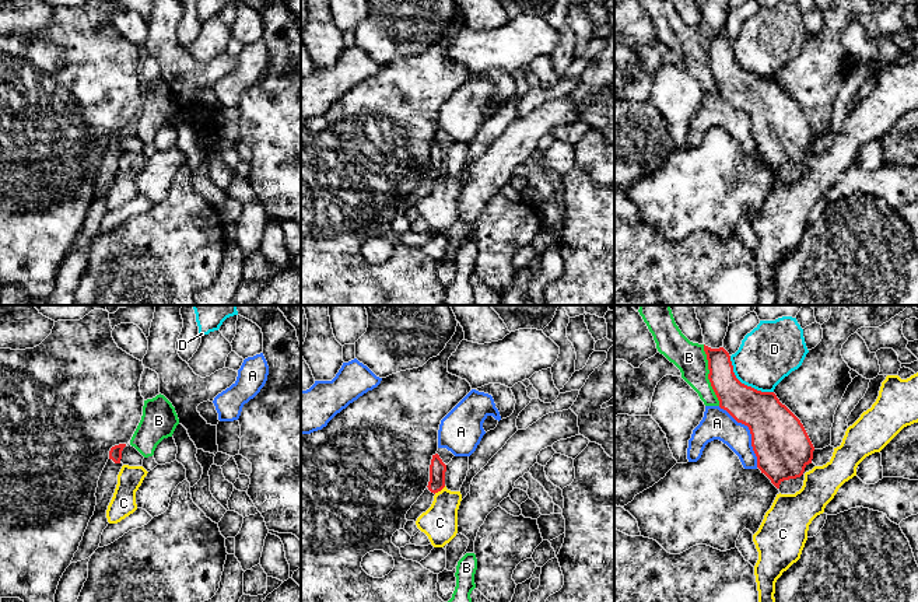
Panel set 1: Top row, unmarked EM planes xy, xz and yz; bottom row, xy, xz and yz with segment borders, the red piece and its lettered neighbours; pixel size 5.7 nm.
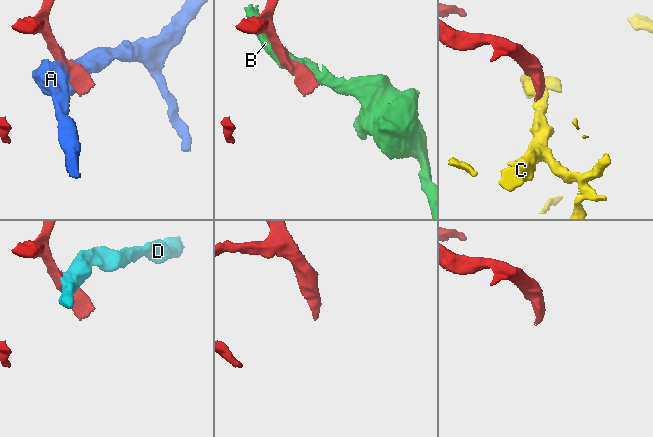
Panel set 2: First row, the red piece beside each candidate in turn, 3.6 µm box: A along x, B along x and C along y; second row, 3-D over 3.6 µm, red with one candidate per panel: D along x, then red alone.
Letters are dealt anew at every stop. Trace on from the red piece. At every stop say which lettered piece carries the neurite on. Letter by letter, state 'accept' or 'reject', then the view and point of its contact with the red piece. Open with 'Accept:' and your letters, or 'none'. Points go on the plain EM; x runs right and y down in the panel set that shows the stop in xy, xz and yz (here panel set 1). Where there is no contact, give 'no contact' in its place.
Accept: none
A: reject; meets red in yz at (750, 119)
B: reject; meets red in yz at (708, 62)
C: reject; meets red in xz at (440, 177)
D: reject; meets red in yz at (743, 70)

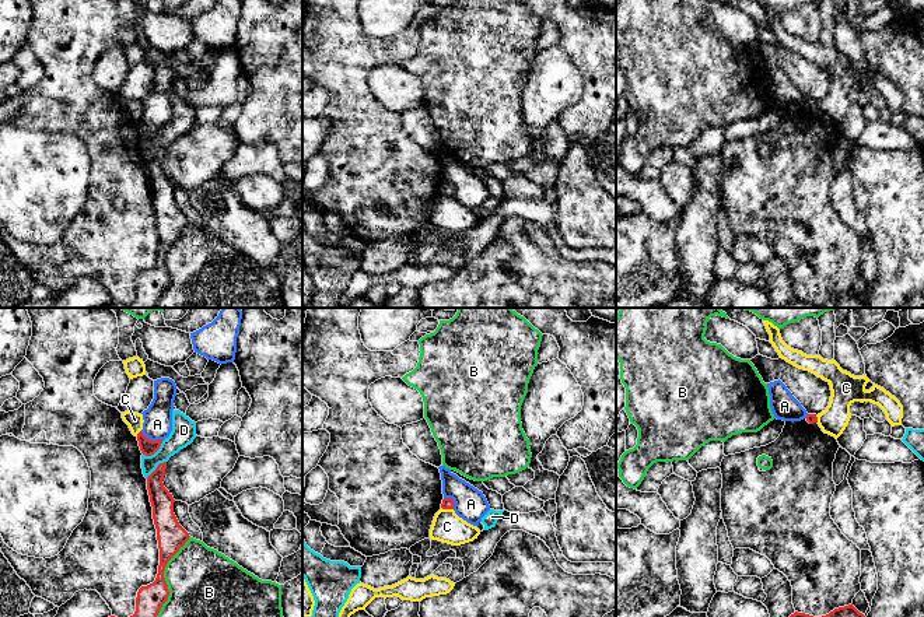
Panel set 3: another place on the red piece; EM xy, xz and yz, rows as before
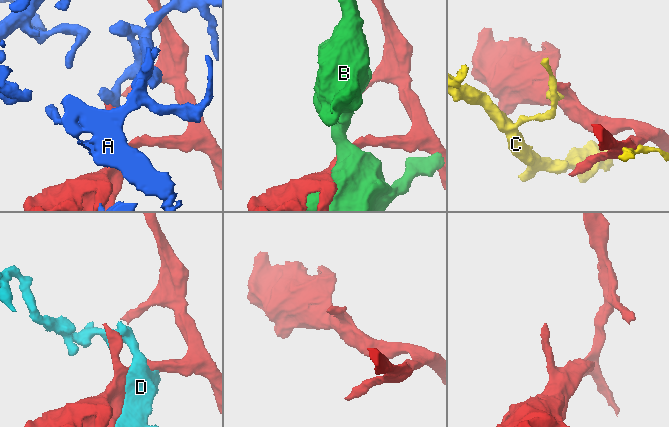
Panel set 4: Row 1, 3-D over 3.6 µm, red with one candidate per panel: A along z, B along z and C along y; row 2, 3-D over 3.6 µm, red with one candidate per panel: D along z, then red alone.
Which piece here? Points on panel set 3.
Accept: none
A: reject; meets red in xy at (150, 126)
B: reject; meets red in xy at (164, 265)
C: reject; meets red in xz at (447, 195)
D: reject; meets red in xy at (154, 139)

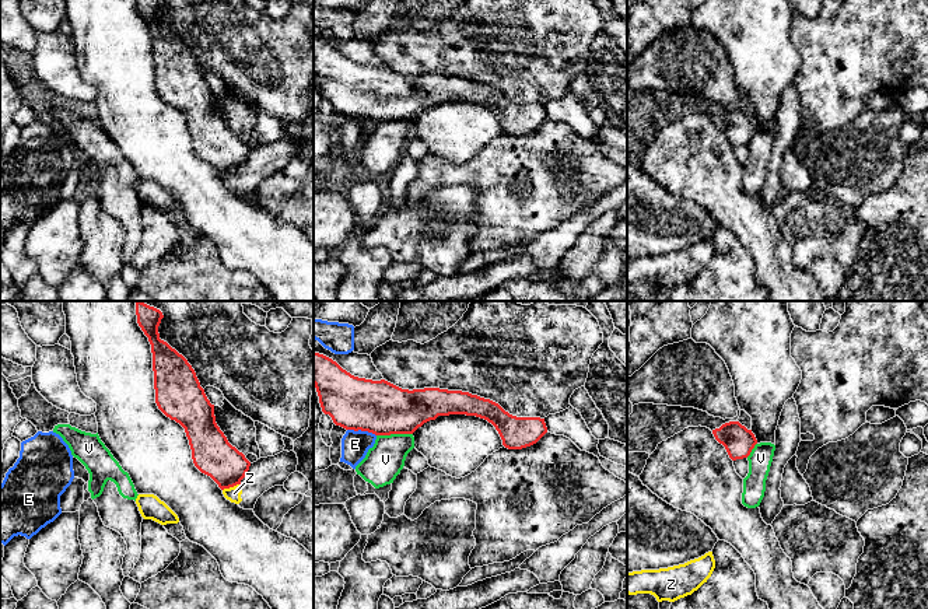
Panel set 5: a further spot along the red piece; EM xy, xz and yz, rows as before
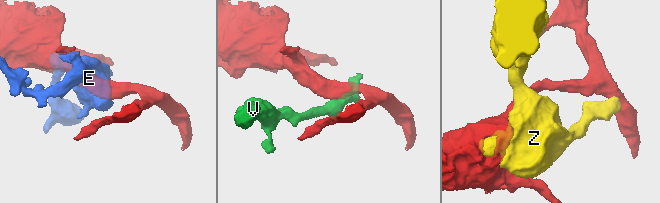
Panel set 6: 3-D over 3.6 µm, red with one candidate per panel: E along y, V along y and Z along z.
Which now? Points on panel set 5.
Accept: none
E: reject; meets red in xz at (361, 116)
V: reject; meets red in xz at (394, 119)
Z: reject; meets red in xy at (231, 172)

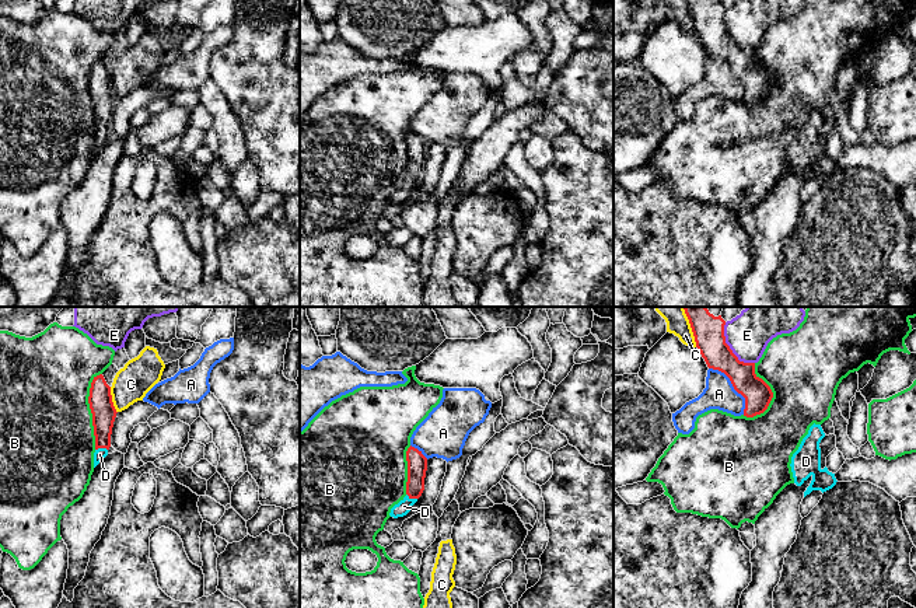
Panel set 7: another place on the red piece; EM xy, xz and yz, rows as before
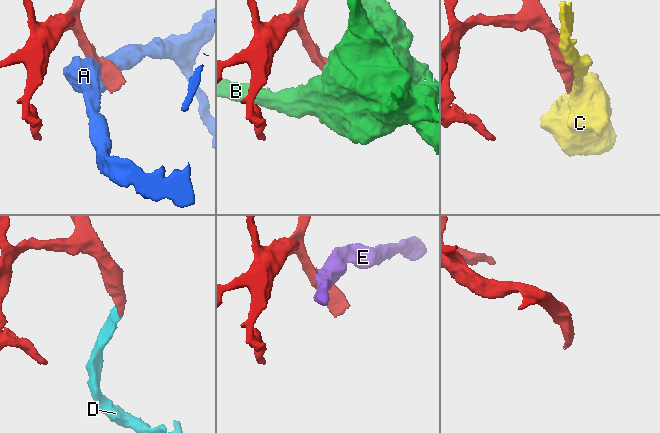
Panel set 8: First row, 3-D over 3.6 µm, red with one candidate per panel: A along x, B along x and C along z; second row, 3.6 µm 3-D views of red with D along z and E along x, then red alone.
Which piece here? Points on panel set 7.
Accept: D
A: reject; meets red in yz at (733, 72)
B: reject; meets red in xy at (91, 97)
C: reject; meets red in yz at (692, 17)
D: accept; meets red in xy at (101, 133)
E: reject; meets red in yz at (730, 35)

